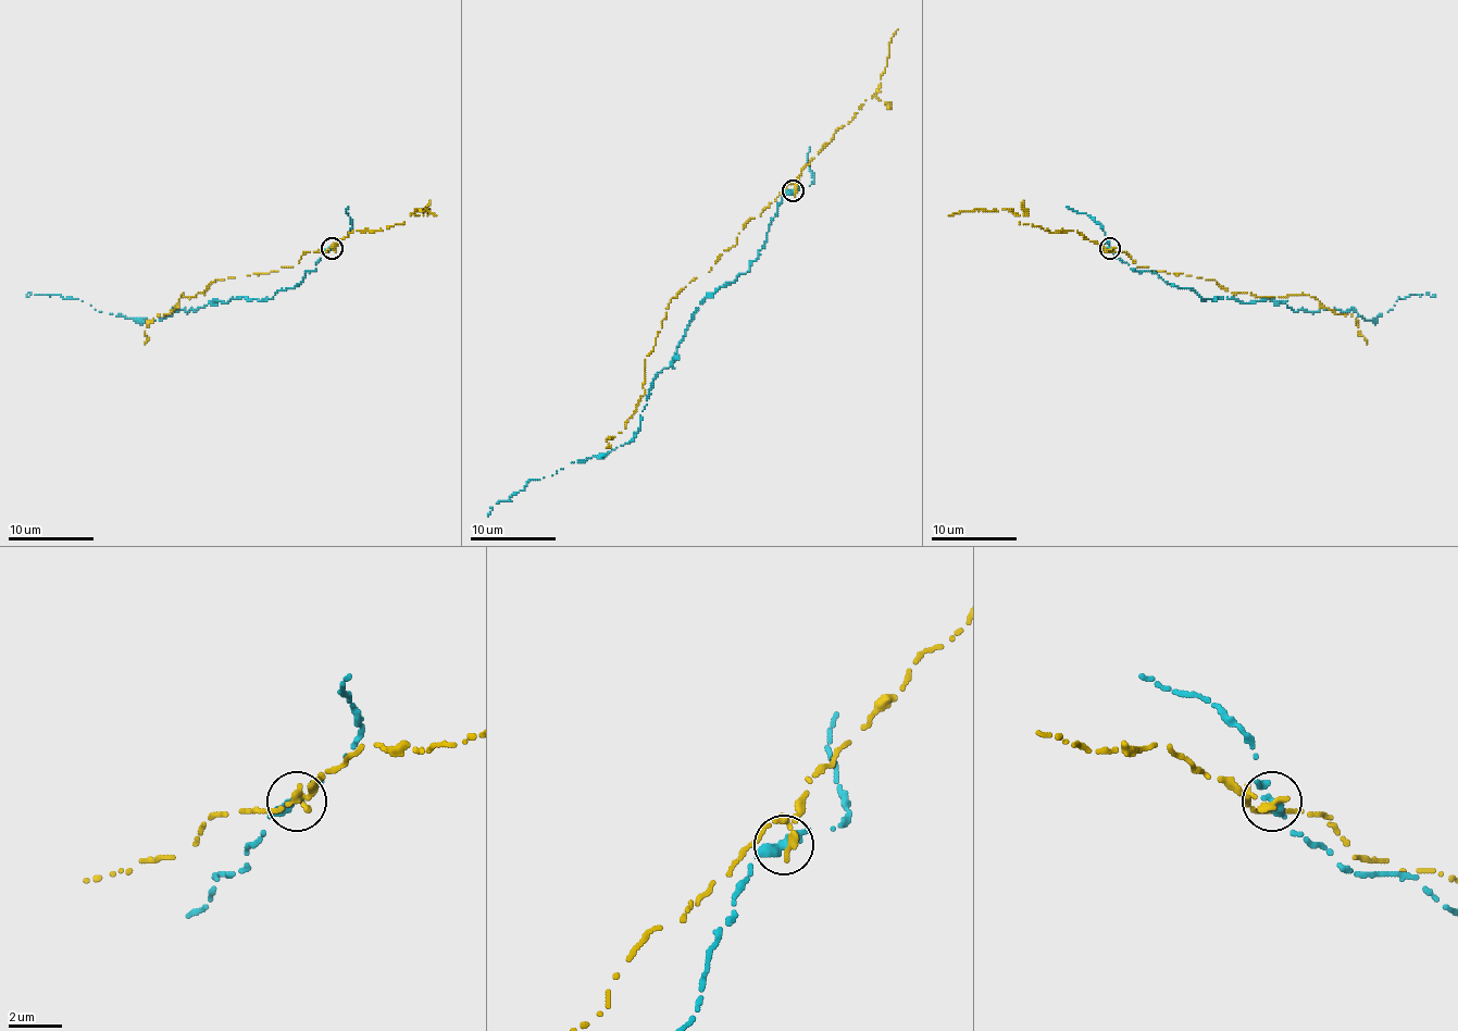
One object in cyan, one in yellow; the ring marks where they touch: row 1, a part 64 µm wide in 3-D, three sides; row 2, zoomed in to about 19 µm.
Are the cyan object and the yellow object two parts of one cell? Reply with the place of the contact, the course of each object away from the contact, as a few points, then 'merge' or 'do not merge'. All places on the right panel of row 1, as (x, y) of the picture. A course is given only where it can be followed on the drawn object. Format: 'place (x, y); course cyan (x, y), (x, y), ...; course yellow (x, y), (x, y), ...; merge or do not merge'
place (1110, 248); course cyan (1109, 247), (1131, 269), (1206, 301), (1268, 299), (1373, 320), (1398, 299), (1435, 295); course yellow (1109, 249), (1231, 293), (1315, 297), (1351, 313), (1367, 344); do not merge

